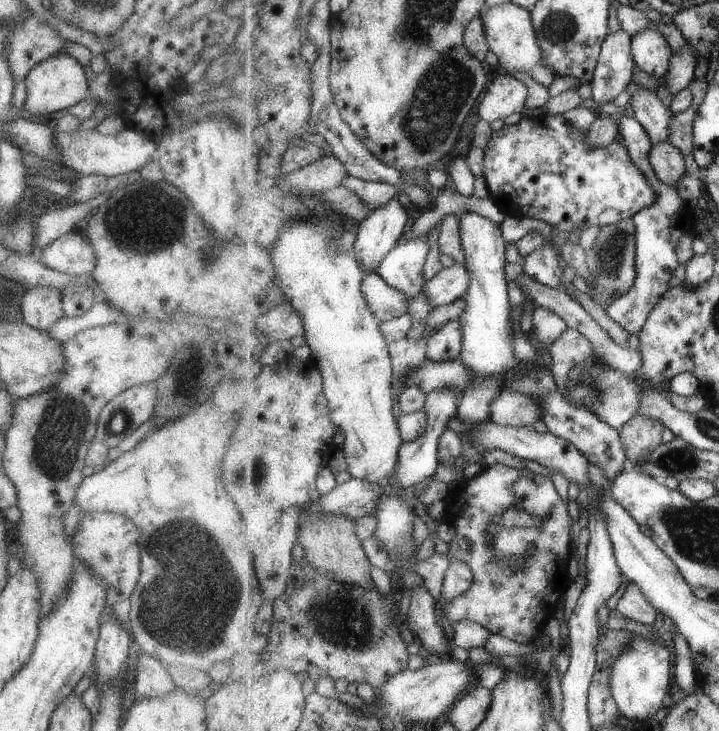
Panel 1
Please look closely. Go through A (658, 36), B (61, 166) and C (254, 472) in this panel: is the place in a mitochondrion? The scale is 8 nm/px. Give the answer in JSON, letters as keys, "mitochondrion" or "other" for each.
{"A":"other","B":"other","C":"mitochondrion"}

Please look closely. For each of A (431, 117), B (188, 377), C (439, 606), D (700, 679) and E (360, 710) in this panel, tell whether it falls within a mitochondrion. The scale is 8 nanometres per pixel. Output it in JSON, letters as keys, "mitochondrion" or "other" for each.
{"A":"mitochondrion","B":"mitochondrion","C":"other","D":"other","E":"other"}

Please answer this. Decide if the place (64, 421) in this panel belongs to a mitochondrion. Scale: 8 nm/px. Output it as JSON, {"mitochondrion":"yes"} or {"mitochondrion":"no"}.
{"mitochondrion":"yes"}

